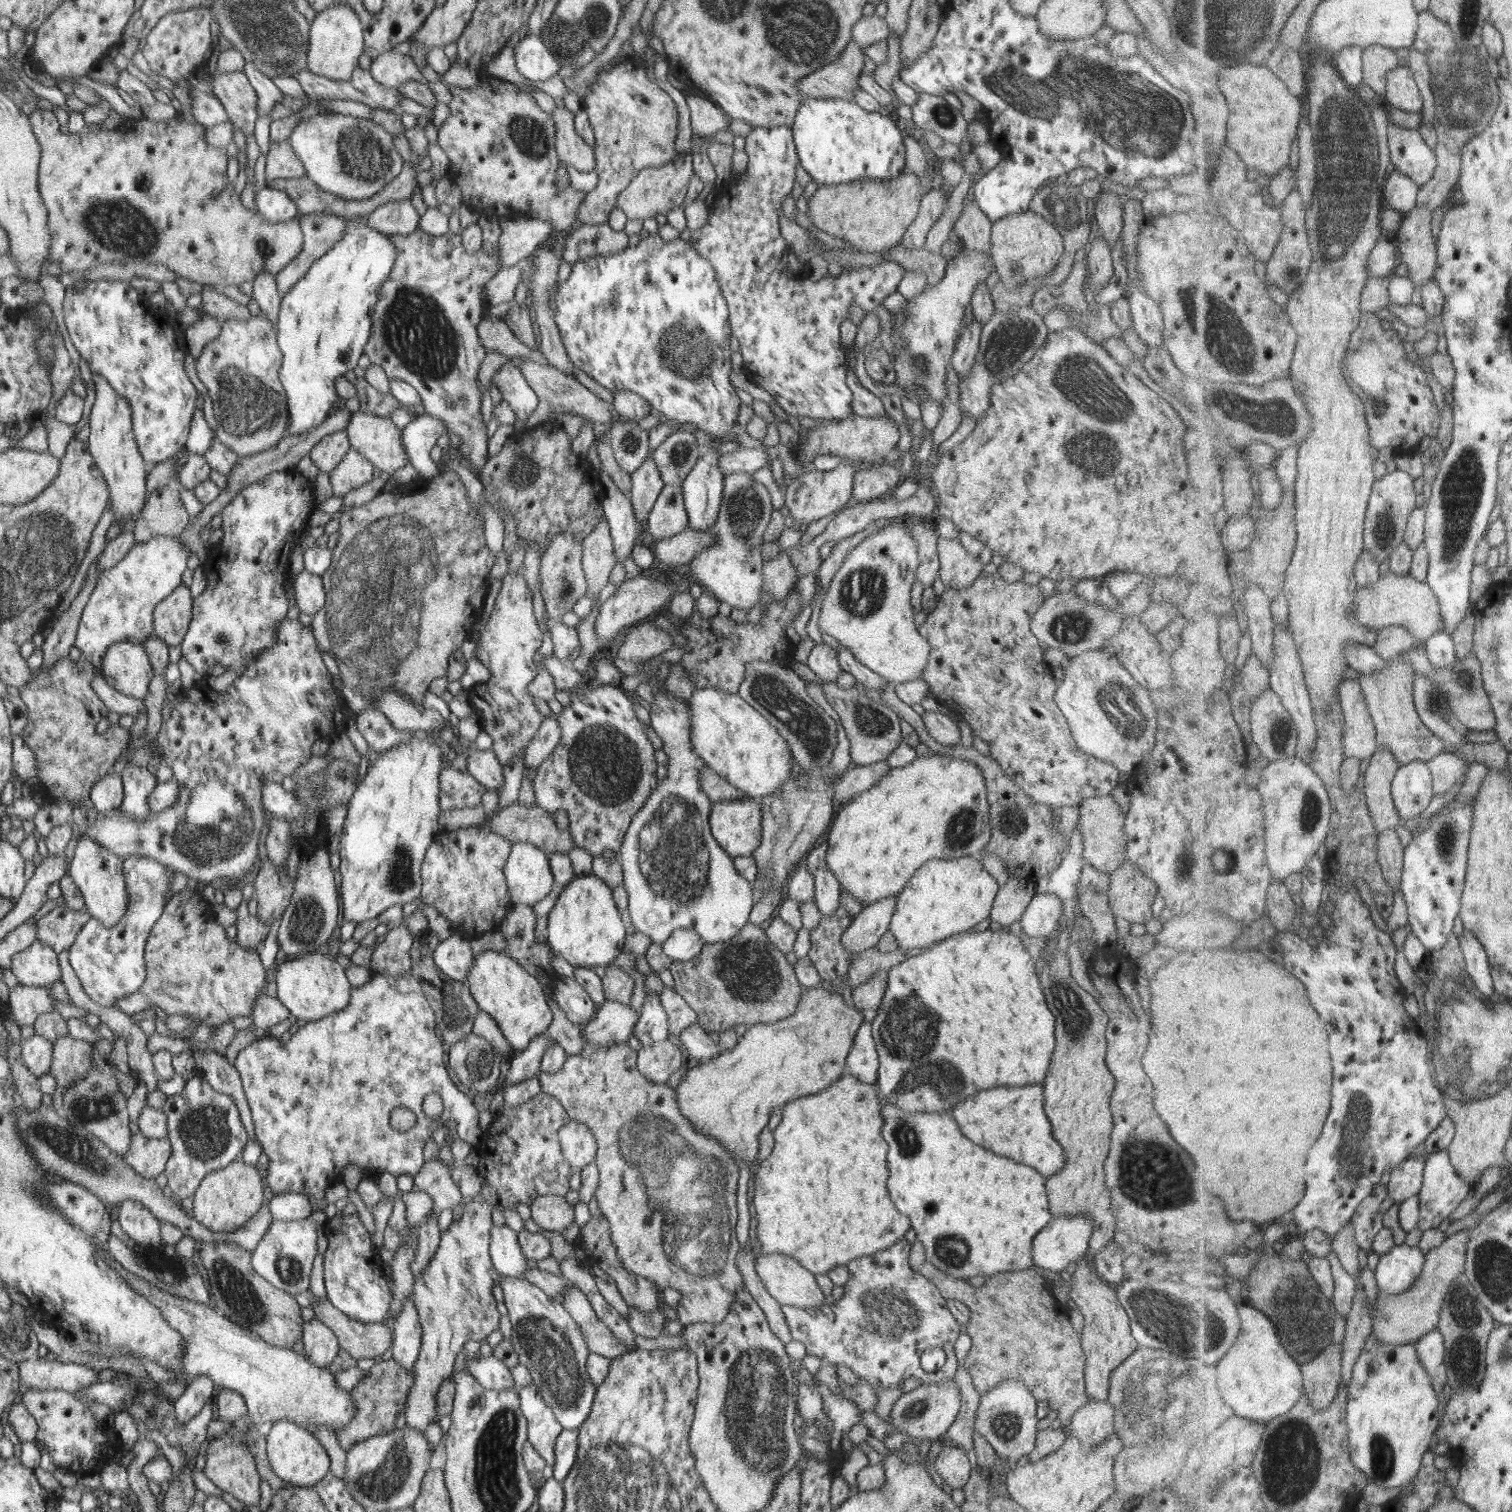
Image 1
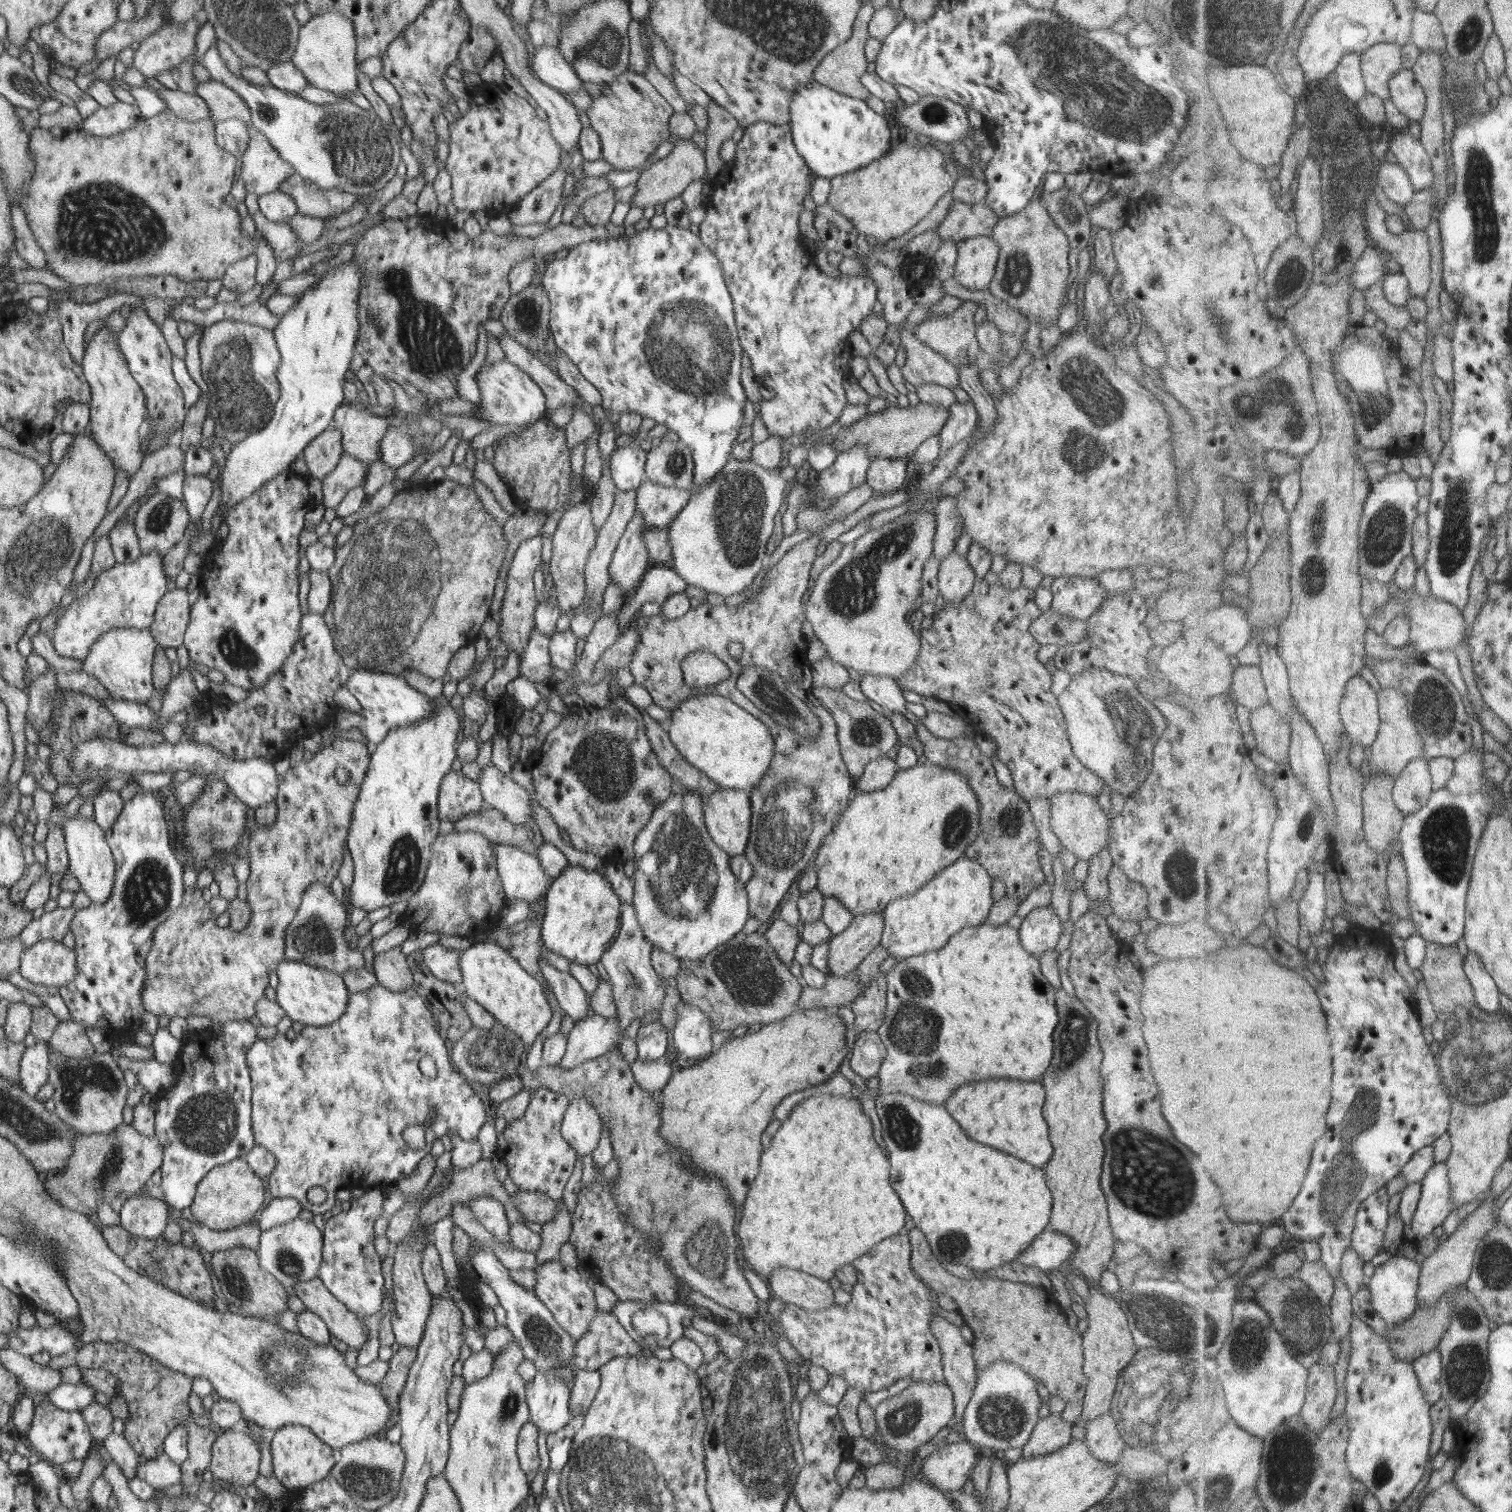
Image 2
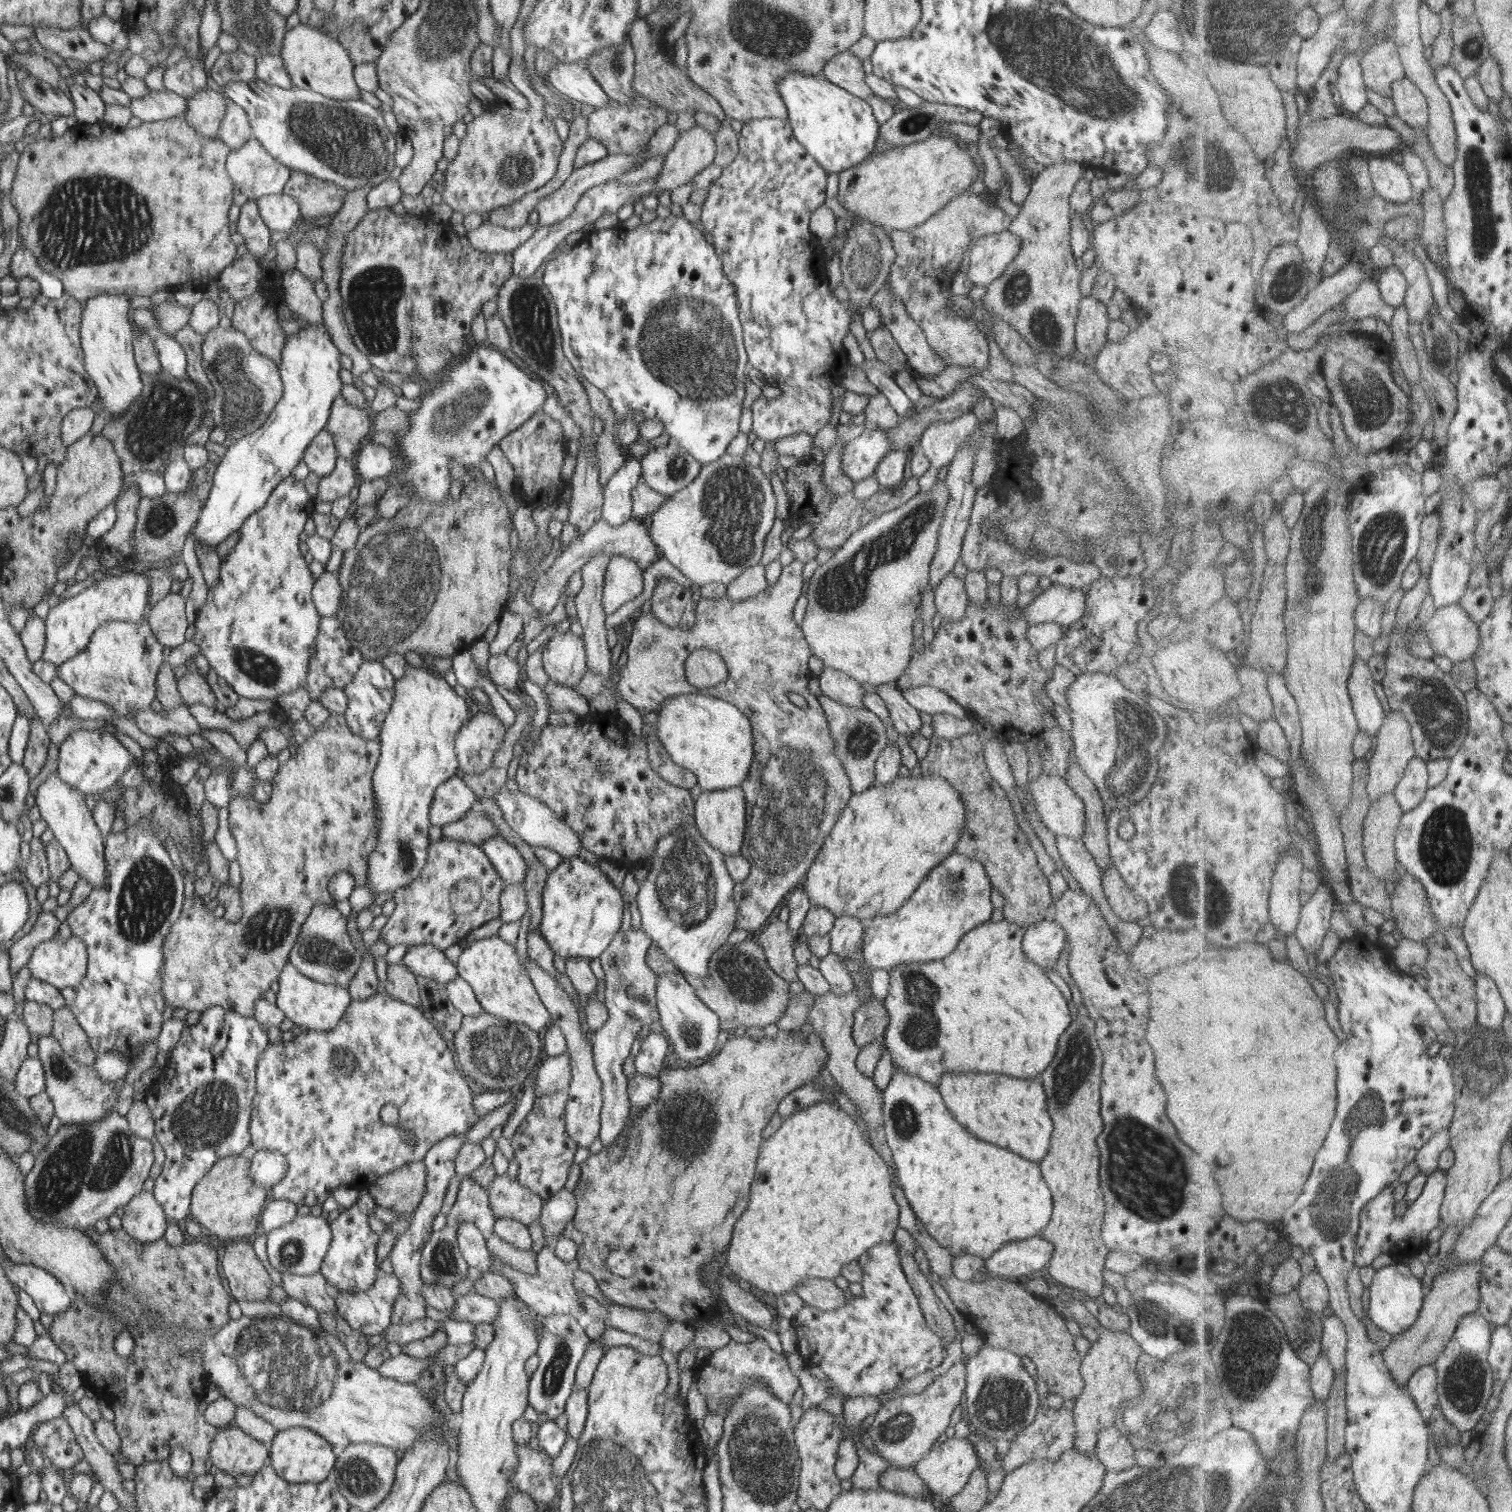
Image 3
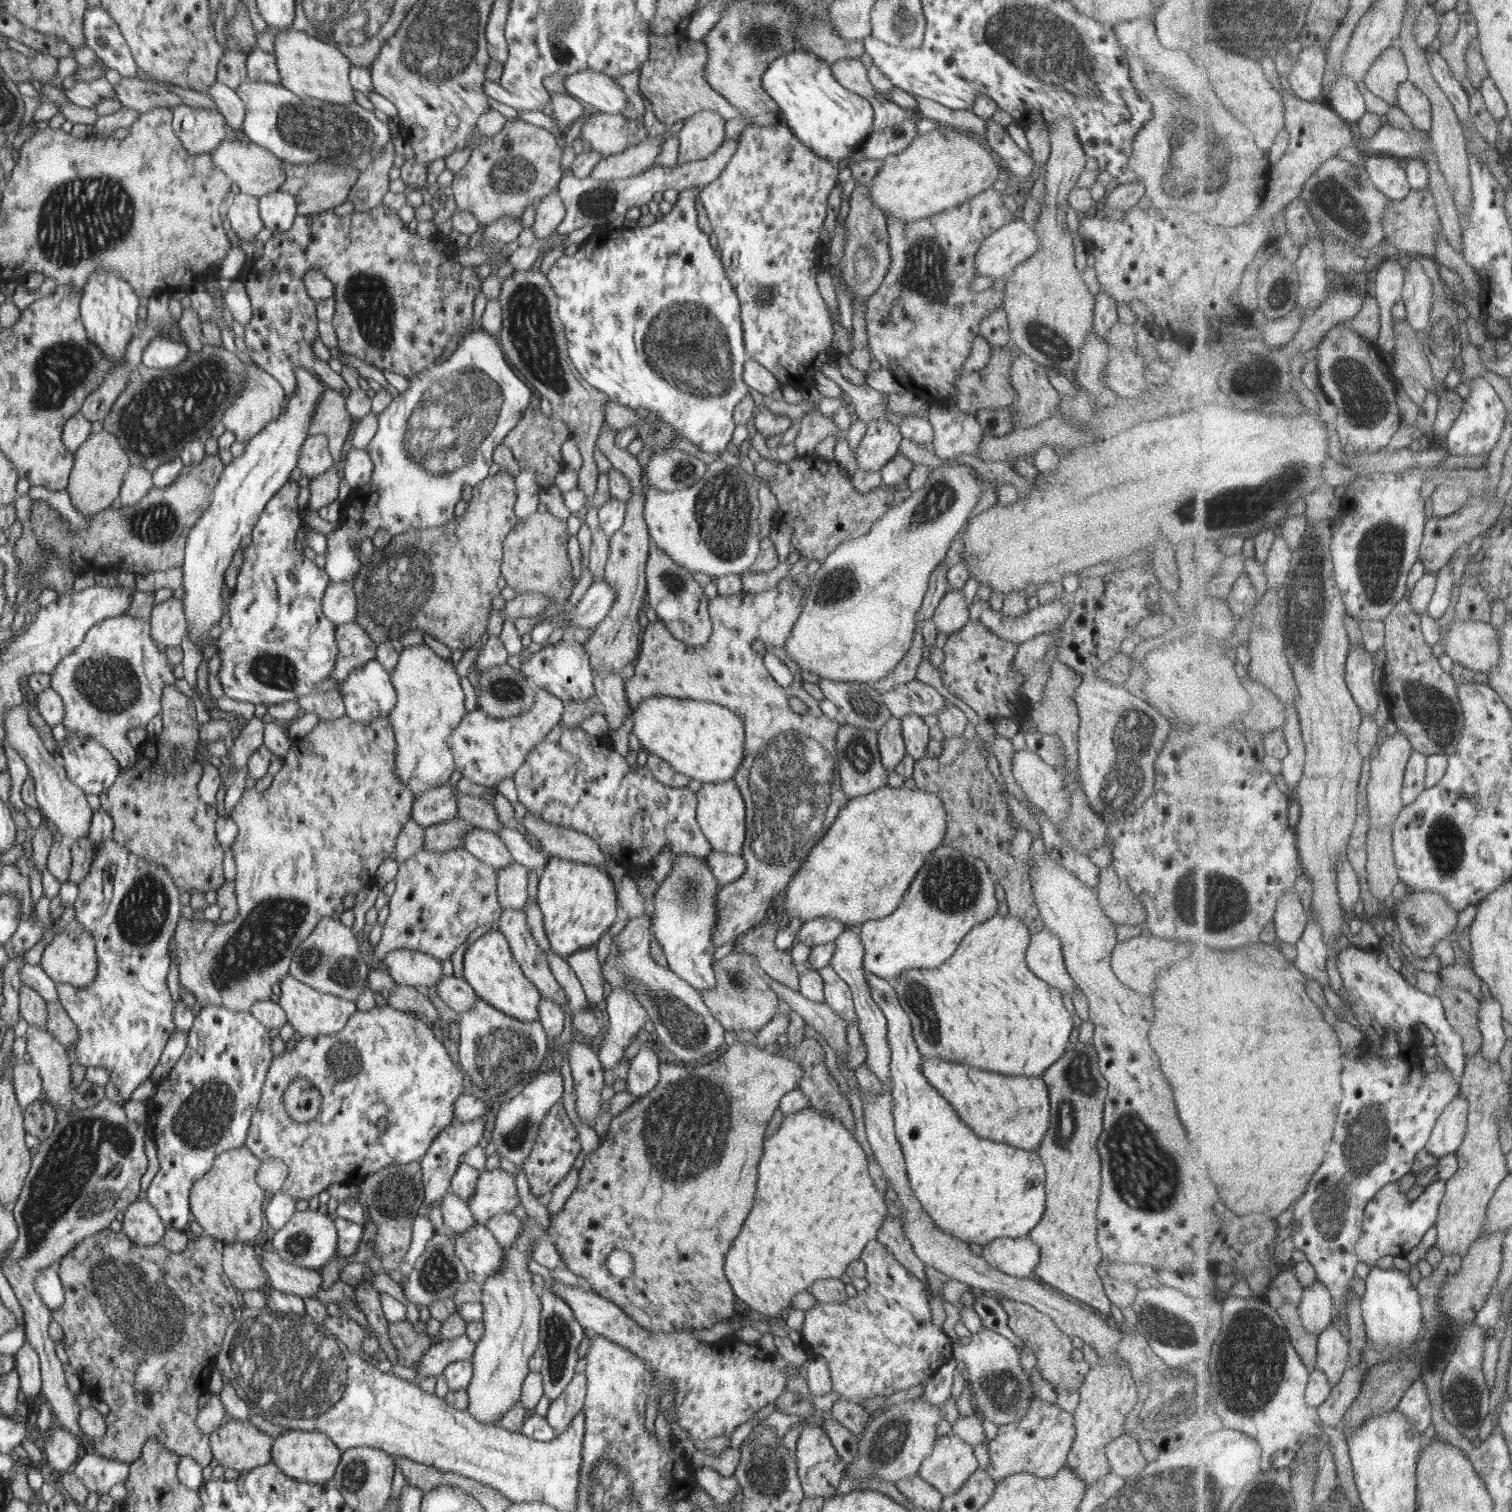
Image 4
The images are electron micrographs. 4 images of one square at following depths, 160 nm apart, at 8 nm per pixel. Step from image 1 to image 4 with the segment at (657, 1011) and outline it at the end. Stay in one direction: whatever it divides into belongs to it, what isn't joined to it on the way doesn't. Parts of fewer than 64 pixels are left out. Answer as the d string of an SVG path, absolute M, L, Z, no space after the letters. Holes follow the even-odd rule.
M641 1047L629 1062L626 1074L626 1093L631 1096L643 1096L658 1081L657 1056L652 1049Z

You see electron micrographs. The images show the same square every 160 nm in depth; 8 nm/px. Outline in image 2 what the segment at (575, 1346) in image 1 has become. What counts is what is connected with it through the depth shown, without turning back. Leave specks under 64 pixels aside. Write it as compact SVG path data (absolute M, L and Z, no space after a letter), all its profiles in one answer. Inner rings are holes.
M475 1252L471 1256L471 1269L479 1276L479 1281L485 1283L497 1295L497 1302L506 1312L504 1327L521 1347L524 1359L529 1359L535 1365L536 1372L551 1371L556 1377L563 1379L573 1388L574 1368L574 1340L567 1335L559 1324L553 1320L551 1312L537 1299L532 1290L521 1288L515 1281L509 1279L509 1272L491 1252Z

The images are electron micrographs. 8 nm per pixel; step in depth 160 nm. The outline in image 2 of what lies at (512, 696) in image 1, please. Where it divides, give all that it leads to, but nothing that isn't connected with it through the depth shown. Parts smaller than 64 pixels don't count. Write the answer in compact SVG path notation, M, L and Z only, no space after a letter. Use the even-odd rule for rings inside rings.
M538 536L521 540L519 546L514 550L511 565L508 566L506 574L505 590L500 606L501 611L501 627L500 638L501 643L507 644L508 652L515 650L515 654L519 656L527 644L531 632L531 626L534 625L533 613L535 610L535 593L533 592L533 571L538 566L541 556L541 539Z

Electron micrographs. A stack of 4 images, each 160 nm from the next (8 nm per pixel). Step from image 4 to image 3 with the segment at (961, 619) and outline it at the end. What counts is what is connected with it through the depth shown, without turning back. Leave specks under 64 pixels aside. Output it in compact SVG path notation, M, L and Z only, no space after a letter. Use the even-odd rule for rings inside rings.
M948 572L933 590L934 607L942 619L959 620L968 605L965 583Z

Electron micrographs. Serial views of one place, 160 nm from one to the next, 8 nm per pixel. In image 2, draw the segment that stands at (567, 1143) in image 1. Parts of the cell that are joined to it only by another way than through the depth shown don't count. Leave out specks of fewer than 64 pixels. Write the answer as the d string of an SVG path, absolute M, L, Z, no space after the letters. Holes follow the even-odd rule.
M581 1095L568 1101L560 1124L560 1135L579 1156L589 1154L599 1140L602 1122L595 1107Z

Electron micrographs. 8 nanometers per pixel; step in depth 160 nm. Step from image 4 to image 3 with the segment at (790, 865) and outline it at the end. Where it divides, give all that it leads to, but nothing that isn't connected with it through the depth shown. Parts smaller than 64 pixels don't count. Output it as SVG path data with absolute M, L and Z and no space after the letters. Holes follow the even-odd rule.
M795 559L783 566L775 584L765 586L759 594L741 600L706 599L700 597L696 603L695 622L685 629L673 629L657 620L649 611L642 613L632 622L631 633L626 639L624 653L627 659L615 682L615 696L607 689L597 693L588 701L590 711L616 714L615 698L628 702L639 713L657 712L662 701L673 695L696 693L715 697L735 706L748 719L753 737L753 756L749 772L741 782L745 800L746 825L740 856L751 866L749 874L741 884L733 886L733 900L738 908L737 930L753 932L761 926L775 910L779 900L804 878L806 869L814 861L831 827L847 805L851 796L849 778L840 765L834 742L828 731L828 722L816 696L807 691L811 675L807 669L810 650L802 630L791 617L791 610L801 596L802 564ZM693 649L715 651L727 667L727 678L715 686L691 687L684 676L684 660ZM786 692L803 696L807 707L799 709L789 702Z

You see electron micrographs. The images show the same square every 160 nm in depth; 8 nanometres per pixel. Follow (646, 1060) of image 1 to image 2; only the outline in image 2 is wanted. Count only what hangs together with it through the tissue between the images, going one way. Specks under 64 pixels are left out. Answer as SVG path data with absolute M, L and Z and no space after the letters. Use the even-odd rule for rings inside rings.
M667 1056L659 1057L657 1060L635 1060L631 1063L630 1071L637 1086L645 1092L652 1093L661 1090L668 1081L674 1069L674 1062L669 1063Z

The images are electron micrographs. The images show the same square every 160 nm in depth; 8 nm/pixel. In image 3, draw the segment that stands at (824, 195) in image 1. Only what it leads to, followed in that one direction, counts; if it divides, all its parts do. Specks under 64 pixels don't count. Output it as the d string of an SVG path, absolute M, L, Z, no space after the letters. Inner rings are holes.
M931 134L925 140L907 144L907 146L891 147L863 159L851 168L838 173L838 189L836 199L842 207L851 211L855 216L868 220L879 229L905 230L924 223L938 210L941 210L953 197L968 190L979 176L979 168L965 148L959 148L954 137L942 137L941 134Z

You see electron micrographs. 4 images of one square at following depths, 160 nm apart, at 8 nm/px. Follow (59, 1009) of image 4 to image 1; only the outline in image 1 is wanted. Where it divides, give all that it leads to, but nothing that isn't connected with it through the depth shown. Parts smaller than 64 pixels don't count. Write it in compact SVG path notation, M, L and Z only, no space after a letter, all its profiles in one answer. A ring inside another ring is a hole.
M68 1034L53 1041L52 1067L48 1074L57 1082L82 1079L88 1070L93 1069L91 1060L92 1043L83 1039L74 1039Z

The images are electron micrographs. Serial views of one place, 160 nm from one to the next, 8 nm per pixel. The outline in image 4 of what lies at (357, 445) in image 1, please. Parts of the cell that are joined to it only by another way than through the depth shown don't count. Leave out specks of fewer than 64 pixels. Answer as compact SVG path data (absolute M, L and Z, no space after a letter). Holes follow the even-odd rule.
M325 388L312 412L308 436L322 435L327 438L333 464L341 463L341 448L351 430L351 420L353 416L347 411L344 397Z

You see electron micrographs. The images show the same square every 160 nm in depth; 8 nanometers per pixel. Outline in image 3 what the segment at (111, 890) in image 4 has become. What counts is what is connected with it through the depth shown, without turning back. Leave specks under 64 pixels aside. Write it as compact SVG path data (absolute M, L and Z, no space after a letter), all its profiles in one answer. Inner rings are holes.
M145 817L141 818L141 821L137 821L135 825L131 825L129 829L125 829L122 833L107 834L104 837L104 856L105 863L107 863L107 874L104 880L103 886L93 887L89 895L69 912L65 918L65 924L70 928L71 934L79 937L85 943L85 948L88 953L87 960L87 974L81 979L81 982L72 987L65 987L59 989L62 994L64 1004L73 1013L73 1016L79 1021L80 1027L88 1035L88 1043L93 1049L93 1053L96 1057L105 1054L106 1052L117 1052L117 1054L123 1057L124 1061L128 1064L137 1060L142 1052L143 1046L149 1044L149 1042L156 1042L156 1038L160 1034L161 1026L161 1012L163 1012L163 993L161 992L161 986L163 985L163 977L161 976L161 964L163 964L164 956L161 956L161 940L164 940L164 936L168 934L168 930L172 928L172 925L179 919L179 910L181 910L181 904L184 904L186 900L183 898L183 880L179 878L179 870L175 868L175 864L171 862L171 858L167 856L167 852L163 850L161 846L161 840L157 837L155 832L152 832L153 826L149 825L145 821Z

